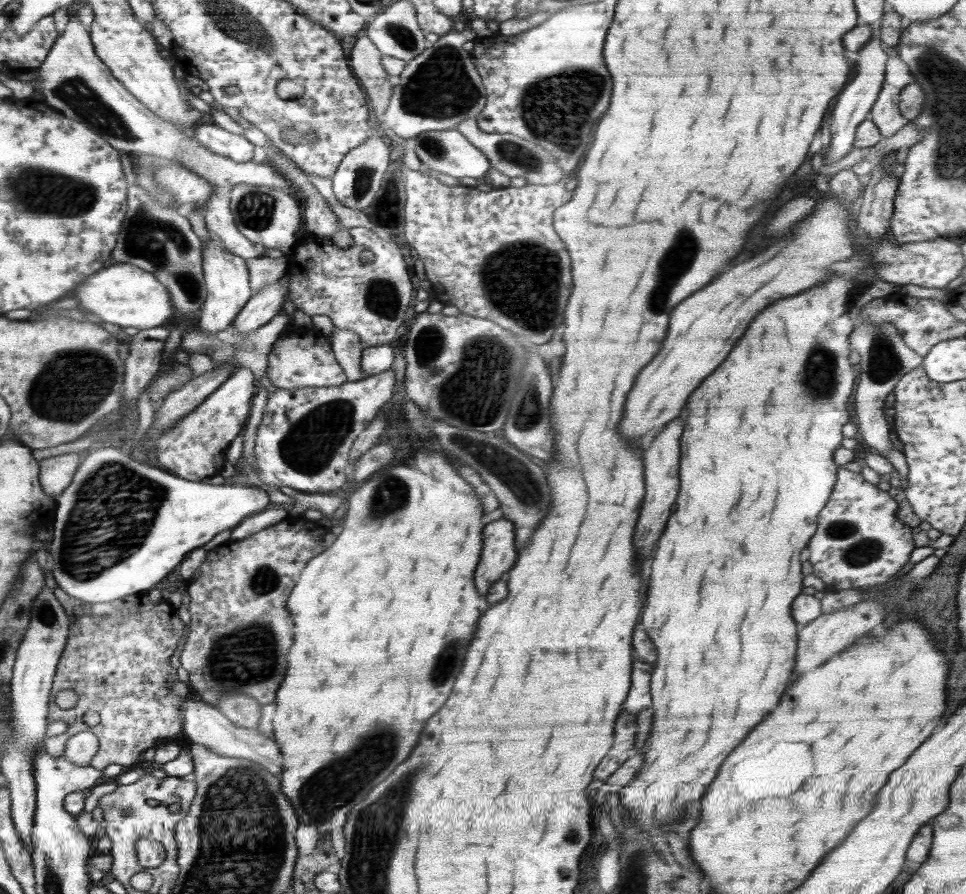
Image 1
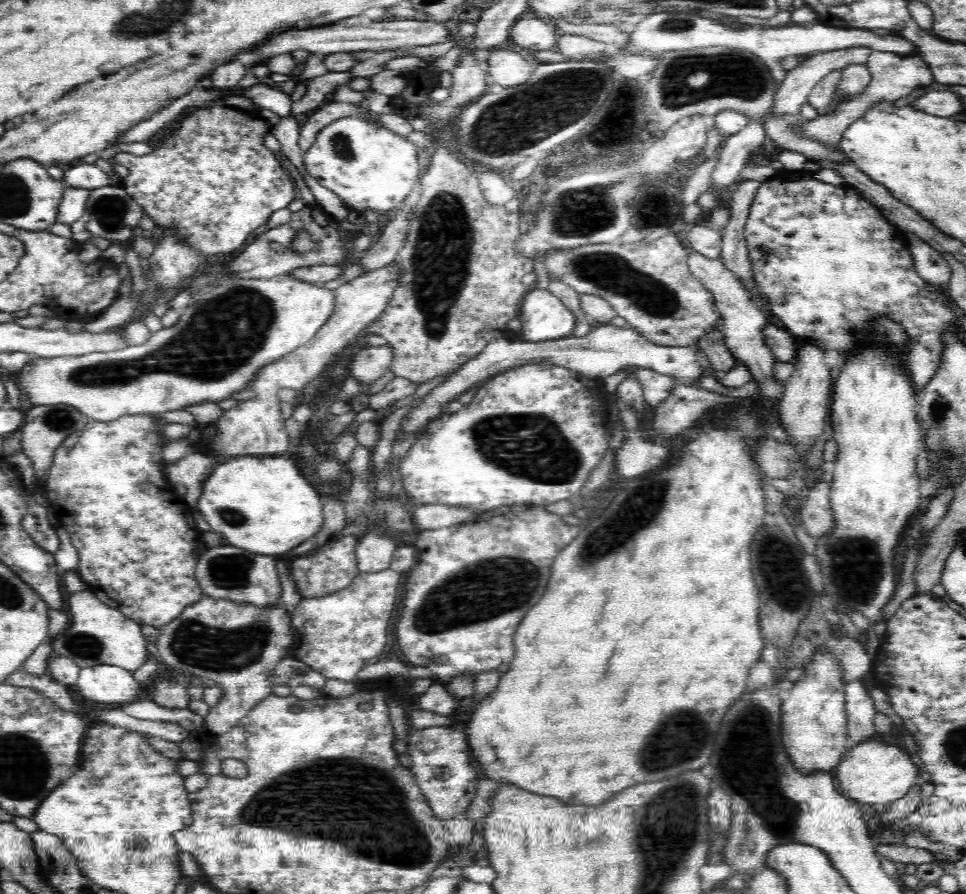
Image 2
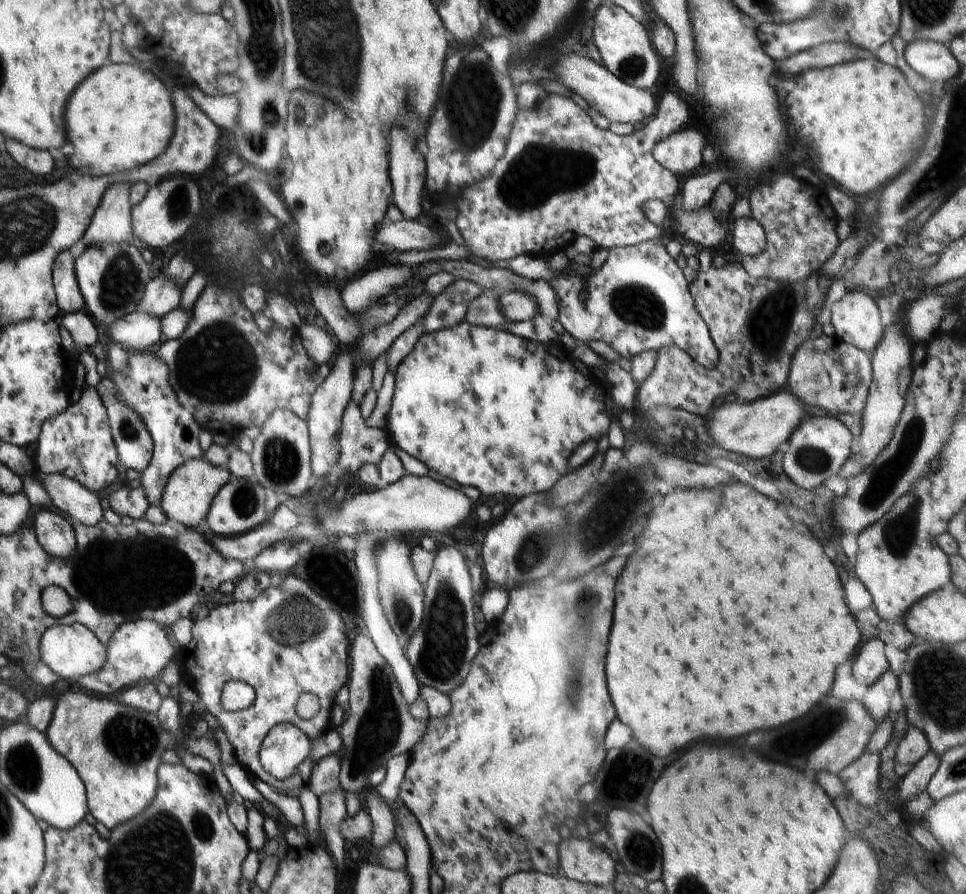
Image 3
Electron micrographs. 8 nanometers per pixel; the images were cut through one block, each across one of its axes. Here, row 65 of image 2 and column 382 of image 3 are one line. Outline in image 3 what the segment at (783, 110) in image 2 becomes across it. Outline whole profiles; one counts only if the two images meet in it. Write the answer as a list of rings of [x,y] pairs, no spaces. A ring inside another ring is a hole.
[[[373,791],[367,799],[367,804],[367,814],[371,818],[372,826],[374,826],[370,842],[372,842],[374,850],[380,850],[380,848],[384,848],[384,844],[392,842],[394,834],[396,834],[393,808],[389,806],[384,798],[380,798]]]

